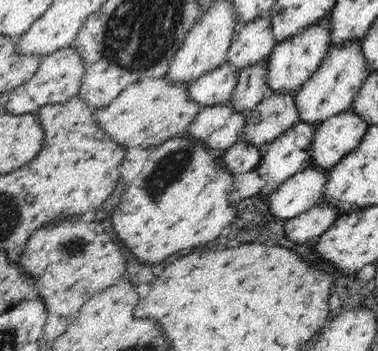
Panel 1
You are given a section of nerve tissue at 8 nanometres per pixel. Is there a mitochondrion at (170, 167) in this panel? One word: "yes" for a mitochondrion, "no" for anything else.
yes

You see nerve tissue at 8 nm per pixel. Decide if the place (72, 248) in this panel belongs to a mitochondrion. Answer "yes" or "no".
yes

